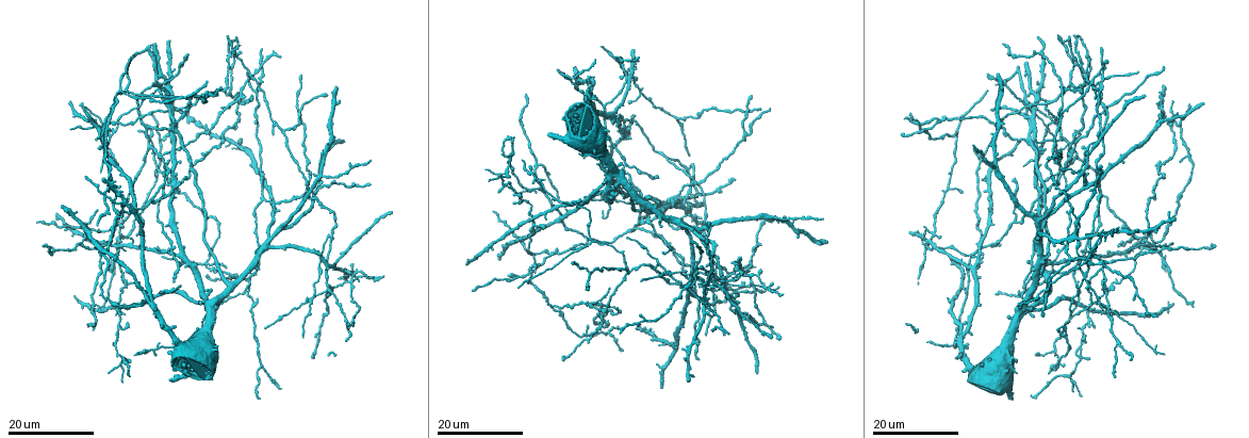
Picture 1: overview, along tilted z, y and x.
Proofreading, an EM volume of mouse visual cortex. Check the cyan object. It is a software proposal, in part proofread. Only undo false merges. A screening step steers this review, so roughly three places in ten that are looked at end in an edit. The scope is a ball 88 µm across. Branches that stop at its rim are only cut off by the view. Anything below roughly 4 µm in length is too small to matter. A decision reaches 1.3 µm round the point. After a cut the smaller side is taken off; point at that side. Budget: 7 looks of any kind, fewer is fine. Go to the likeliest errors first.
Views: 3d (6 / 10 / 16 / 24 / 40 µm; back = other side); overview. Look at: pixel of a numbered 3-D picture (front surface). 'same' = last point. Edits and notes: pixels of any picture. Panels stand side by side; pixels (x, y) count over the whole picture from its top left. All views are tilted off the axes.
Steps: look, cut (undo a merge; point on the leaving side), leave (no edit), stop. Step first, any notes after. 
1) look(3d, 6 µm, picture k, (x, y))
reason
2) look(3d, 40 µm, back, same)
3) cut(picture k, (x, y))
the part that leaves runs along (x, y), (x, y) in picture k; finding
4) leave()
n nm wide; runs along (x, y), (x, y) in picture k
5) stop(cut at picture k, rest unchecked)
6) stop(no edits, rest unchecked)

look(3d, 16 µm, picture 1, (283, 132))
a fork

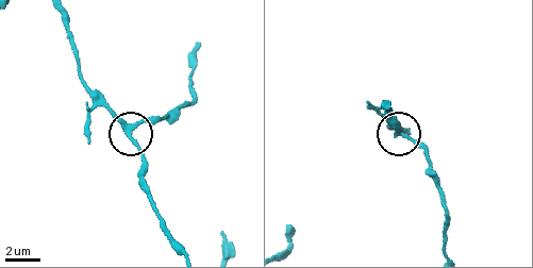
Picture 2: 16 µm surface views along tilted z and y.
look(3d, 6 µm, picture 2, (131, 124))

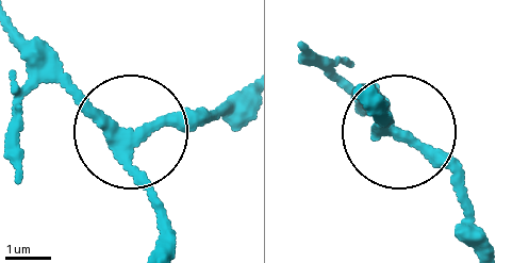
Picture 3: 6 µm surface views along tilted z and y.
look(3d, 6 µm, back, picture 3, (134, 134))

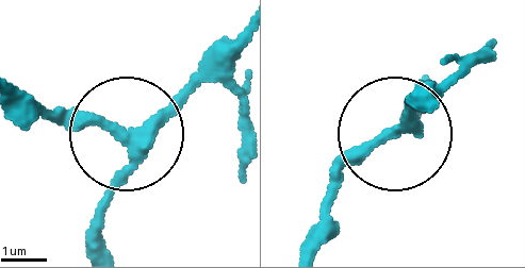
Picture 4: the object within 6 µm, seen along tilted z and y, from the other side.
leave()
side arm 21 µm; runs along (99, 243), (119, 137), (19, 113) in picture 4; continuous, no second cell

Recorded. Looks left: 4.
look(3d, 24 µm, picture 1, (592, 239))
arms part here

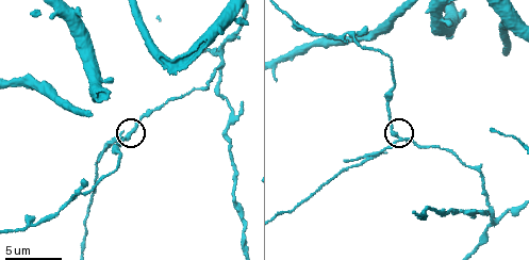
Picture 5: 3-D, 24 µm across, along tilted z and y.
look(3d, 6 µm, picture 5, (396, 140))
zoom in

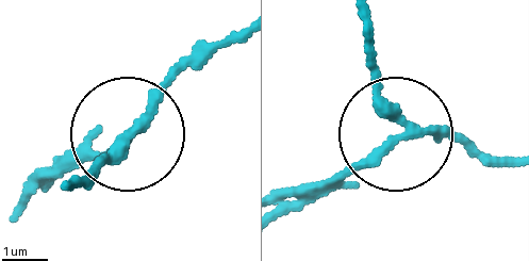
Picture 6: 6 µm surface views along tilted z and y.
leave()
220 nm wide; one cell here

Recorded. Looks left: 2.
look(3d, 16 µm, picture 1, (1027, 139))
four-way junction

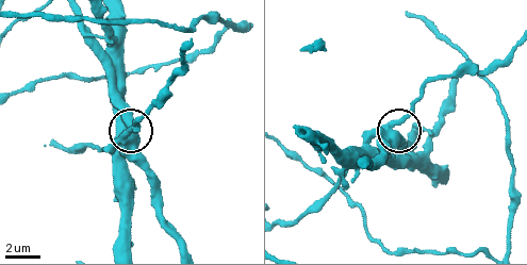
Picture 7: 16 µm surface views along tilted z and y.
look(3d, 10 µm, picture 7, (126, 136))
closer look

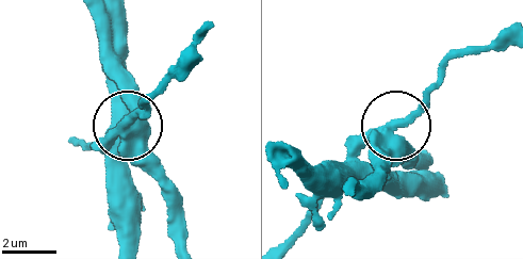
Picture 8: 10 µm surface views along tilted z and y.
leave()
4 arms; one cell here

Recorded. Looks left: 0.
stop(no edits, rest unchecked)

